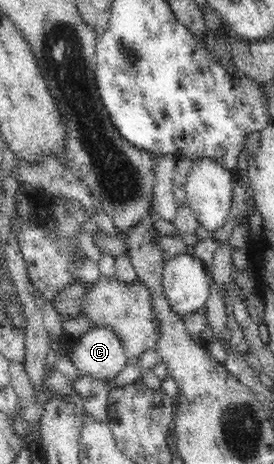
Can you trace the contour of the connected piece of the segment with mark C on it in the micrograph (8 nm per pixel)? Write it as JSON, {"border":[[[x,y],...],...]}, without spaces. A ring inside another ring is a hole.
{"border":[[[94,326],[68,355],[82,375],[96,379],[113,378],[128,364],[123,342],[110,327]]]}

